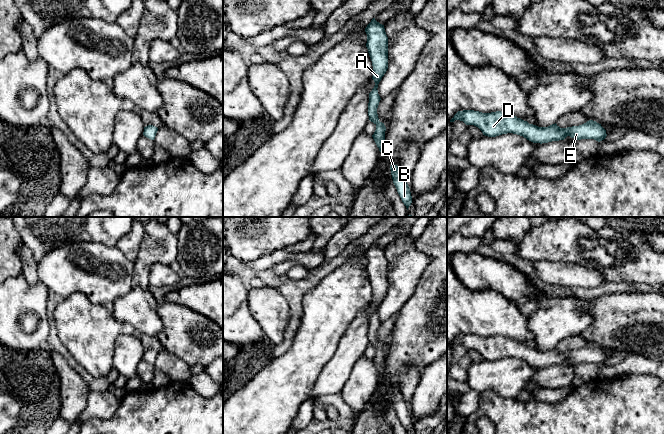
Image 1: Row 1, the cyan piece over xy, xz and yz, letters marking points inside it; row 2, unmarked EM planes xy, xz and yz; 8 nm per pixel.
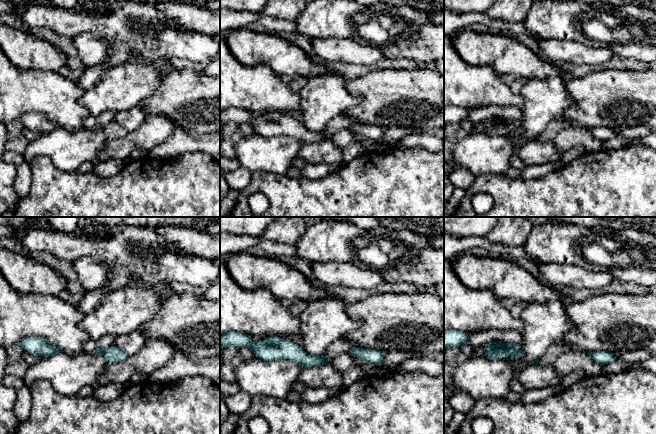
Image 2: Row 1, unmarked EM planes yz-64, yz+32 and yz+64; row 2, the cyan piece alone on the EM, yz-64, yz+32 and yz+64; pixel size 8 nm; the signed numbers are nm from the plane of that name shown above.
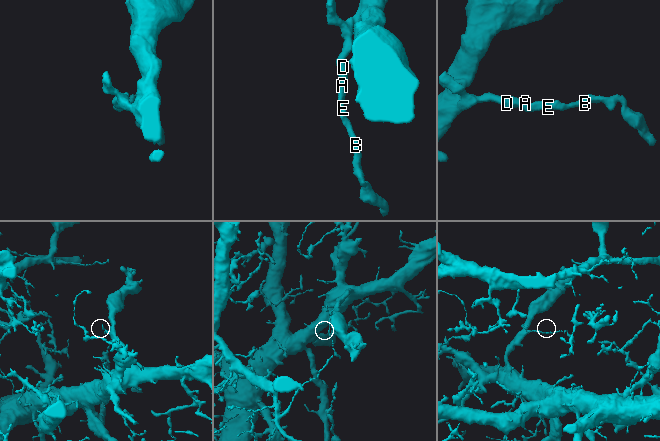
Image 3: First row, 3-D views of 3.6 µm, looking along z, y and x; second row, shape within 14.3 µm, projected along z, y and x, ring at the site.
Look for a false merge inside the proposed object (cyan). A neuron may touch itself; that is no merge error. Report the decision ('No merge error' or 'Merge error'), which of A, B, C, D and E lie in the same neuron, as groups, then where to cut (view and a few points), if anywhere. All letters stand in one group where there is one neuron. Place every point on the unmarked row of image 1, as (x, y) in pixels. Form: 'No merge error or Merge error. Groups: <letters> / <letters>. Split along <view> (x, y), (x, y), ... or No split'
No merge error. Groups: A B C D E. No split

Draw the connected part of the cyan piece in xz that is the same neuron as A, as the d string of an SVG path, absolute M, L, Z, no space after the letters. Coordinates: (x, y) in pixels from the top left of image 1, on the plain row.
M373 242L365 252L367 258L366 271L373 290L372 303L375 310L369 317L368 340L369 344L376 349L376 354L372 359L379 375L385 376L385 355L384 347L379 345L377 332L381 324L378 318L378 308L388 293L388 261L384 249Z

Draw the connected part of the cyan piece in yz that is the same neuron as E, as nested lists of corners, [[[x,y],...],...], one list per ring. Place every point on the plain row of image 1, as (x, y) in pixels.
[[[474,334],[458,335],[450,346],[455,344],[478,351],[483,359],[488,361],[513,357],[540,368],[564,364],[567,360],[576,364],[594,363],[600,366],[607,360],[606,354],[601,348],[593,344],[567,352],[560,352],[556,347],[548,351],[538,351],[505,336],[482,337]]]

